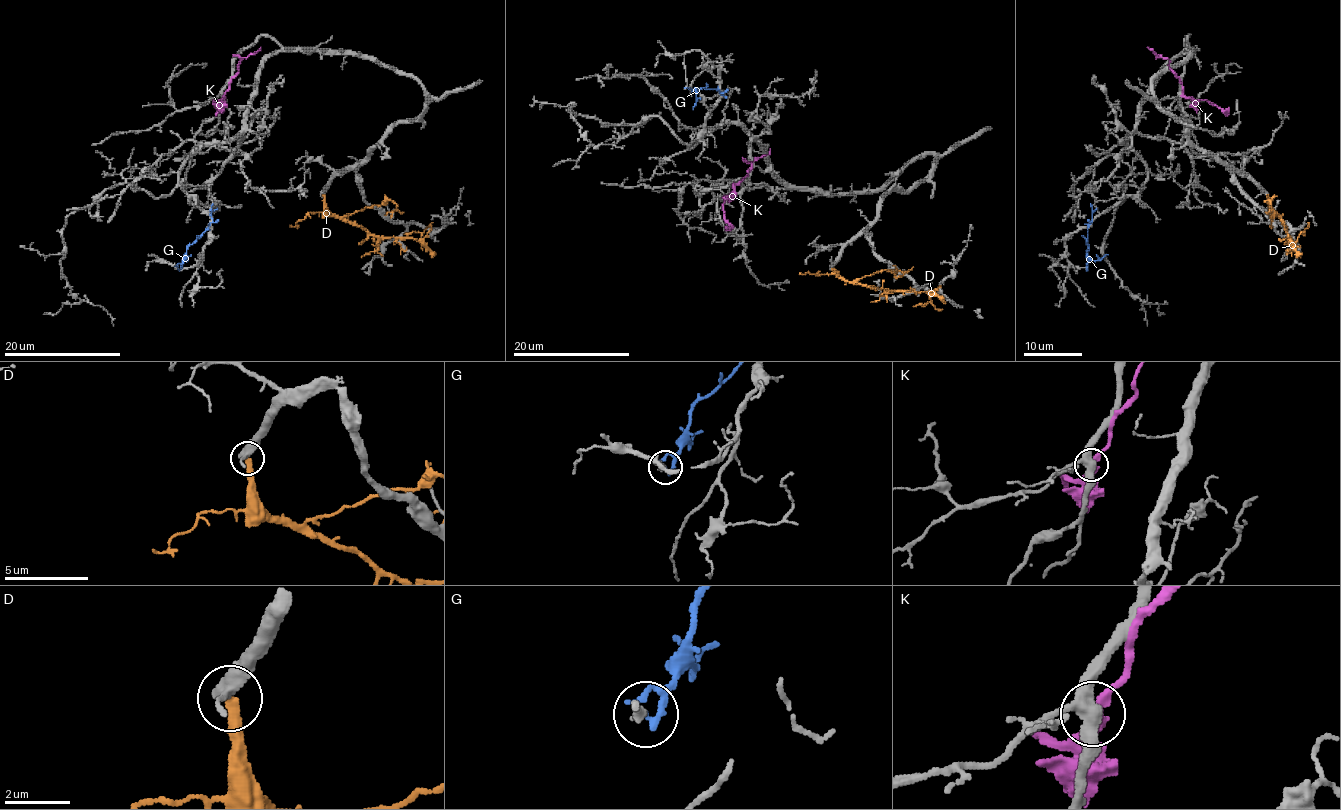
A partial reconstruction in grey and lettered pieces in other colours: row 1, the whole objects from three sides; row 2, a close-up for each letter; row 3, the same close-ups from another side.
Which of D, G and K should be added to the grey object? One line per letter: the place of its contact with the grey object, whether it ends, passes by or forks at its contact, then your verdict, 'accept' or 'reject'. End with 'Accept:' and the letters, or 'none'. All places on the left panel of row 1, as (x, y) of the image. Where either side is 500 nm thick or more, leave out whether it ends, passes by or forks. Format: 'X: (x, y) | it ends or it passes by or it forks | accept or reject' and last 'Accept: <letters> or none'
D: (323, 194) | it ends | reject
G: (178, 268) | it ends | reject
K: (223, 96) | it passes by | reject
Accept: none

